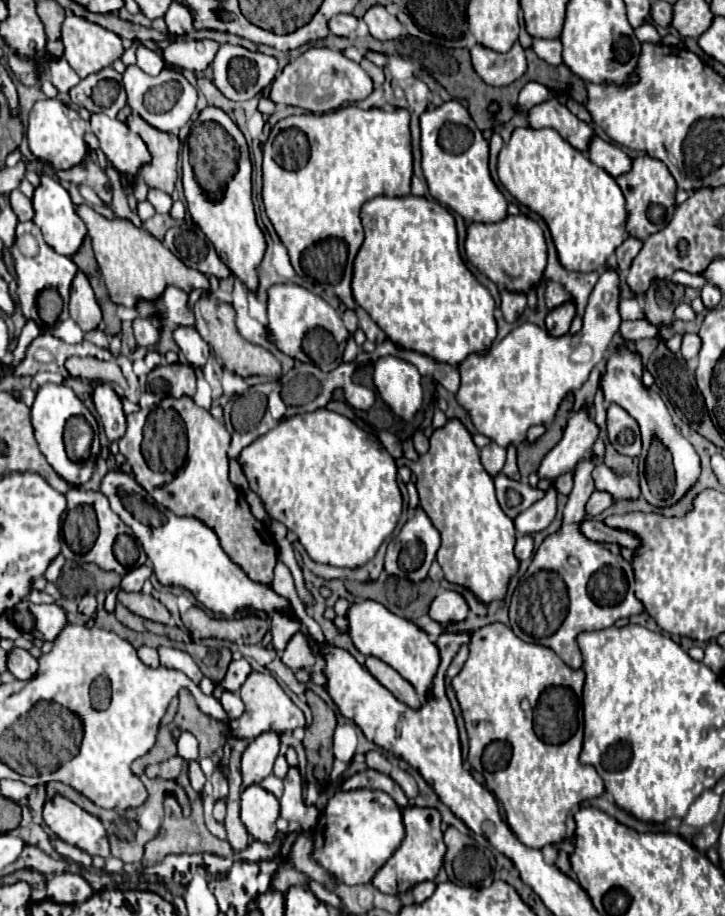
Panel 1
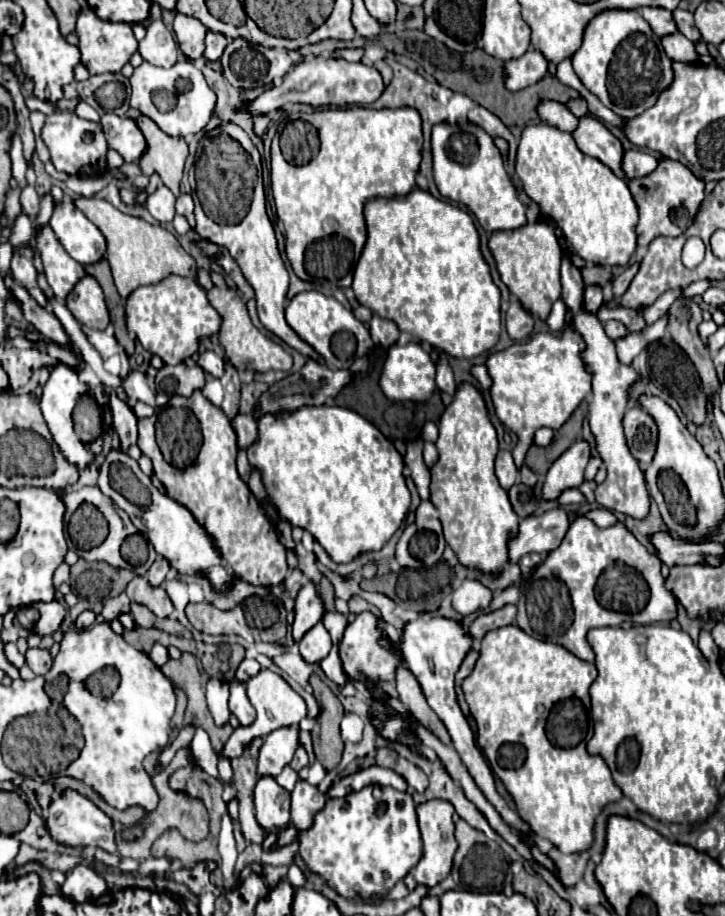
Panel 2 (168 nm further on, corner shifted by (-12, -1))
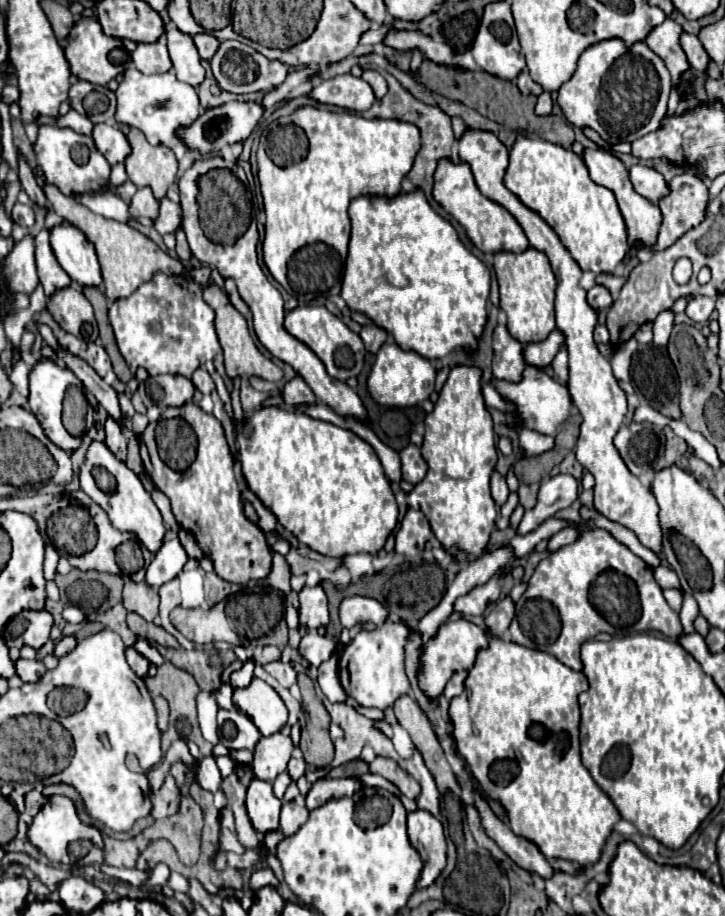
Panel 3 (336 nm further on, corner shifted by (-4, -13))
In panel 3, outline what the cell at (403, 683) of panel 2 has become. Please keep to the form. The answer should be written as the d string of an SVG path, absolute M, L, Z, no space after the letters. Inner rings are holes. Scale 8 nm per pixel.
M404 694L396 700L394 712L396 712L400 726L404 730L408 730L416 748L424 756L428 770L432 772L432 776L436 776L436 784L438 784L442 796L448 796L448 794L460 796L460 786L456 782L456 776L438 744L438 738L428 722L428 716L422 712L418 702L414 698L410 698L408 694Z

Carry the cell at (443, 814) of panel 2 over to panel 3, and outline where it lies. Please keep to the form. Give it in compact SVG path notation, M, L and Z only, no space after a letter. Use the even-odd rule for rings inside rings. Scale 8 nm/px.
M424 810L410 812L408 838L424 860L424 870L416 882L416 888L426 888L440 876L447 863L447 843L442 822Z

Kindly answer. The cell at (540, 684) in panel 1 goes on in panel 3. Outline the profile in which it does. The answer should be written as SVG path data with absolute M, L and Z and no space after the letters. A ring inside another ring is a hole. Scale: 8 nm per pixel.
M492 638L488 648L478 652L476 664L470 668L464 686L464 692L450 702L454 740L458 754L466 760L474 780L480 784L484 794L504 806L512 832L534 842L546 858L554 856L578 862L580 866L594 864L600 858L600 850L614 824L620 820L620 814L608 794L600 790L580 760L578 694L588 688L586 676L564 666L556 656L548 652L530 650L514 642ZM496 762L512 762L514 770L496 770Z

